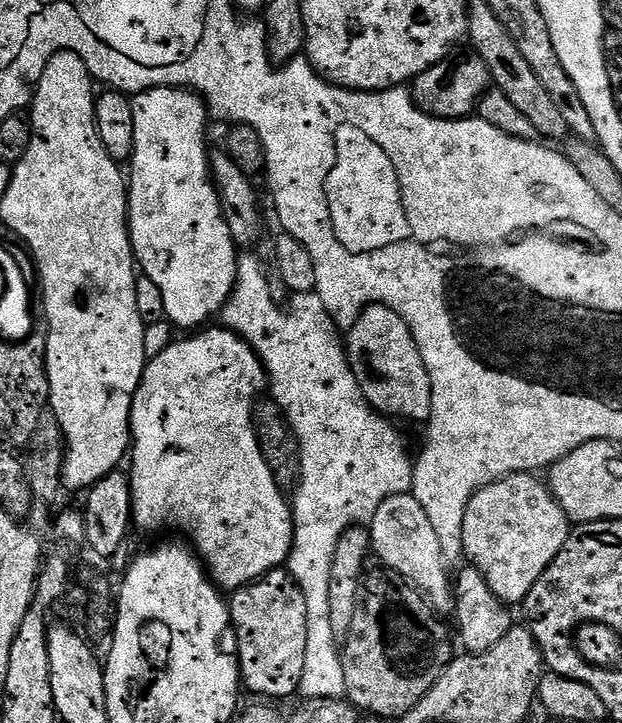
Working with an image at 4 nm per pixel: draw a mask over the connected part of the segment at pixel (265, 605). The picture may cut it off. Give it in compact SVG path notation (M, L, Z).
M278 567L254 583L237 588L231 593L230 607L243 687L257 692L260 695L257 697L273 701L283 696L295 697L306 666L306 598L302 598L298 582L283 567Z

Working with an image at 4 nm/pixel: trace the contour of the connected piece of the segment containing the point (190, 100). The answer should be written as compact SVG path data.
M147 88L145 92L137 92L131 97L132 113L134 114L134 151L130 167L130 183L128 184L128 236L132 239L132 255L136 258L139 271L162 294L164 315L167 323L177 324L184 330L196 330L207 325L211 316L215 317L230 298L232 287L236 285L236 261L238 249L232 241L232 231L224 217L224 205L220 203L220 195L216 193L216 185L212 183L212 174L208 171L209 149L204 149L204 131L210 125L207 107L197 93L186 88Z

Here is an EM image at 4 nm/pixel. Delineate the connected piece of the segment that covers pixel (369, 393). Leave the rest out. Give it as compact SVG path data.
M372 304L364 309L354 326L347 329L346 351L362 394L368 399L370 407L376 409L381 416L395 418L397 421L420 422L430 418L430 374L426 370L426 362L422 362L422 354L414 342L411 330L395 310L384 304Z

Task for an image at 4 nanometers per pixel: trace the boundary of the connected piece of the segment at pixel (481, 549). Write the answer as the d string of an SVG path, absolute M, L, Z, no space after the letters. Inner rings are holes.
M516 472L470 498L466 518L462 518L462 546L467 563L486 578L486 586L505 604L520 606L534 582L558 558L558 550L566 546L569 531L568 515L552 497L547 483L539 475Z

